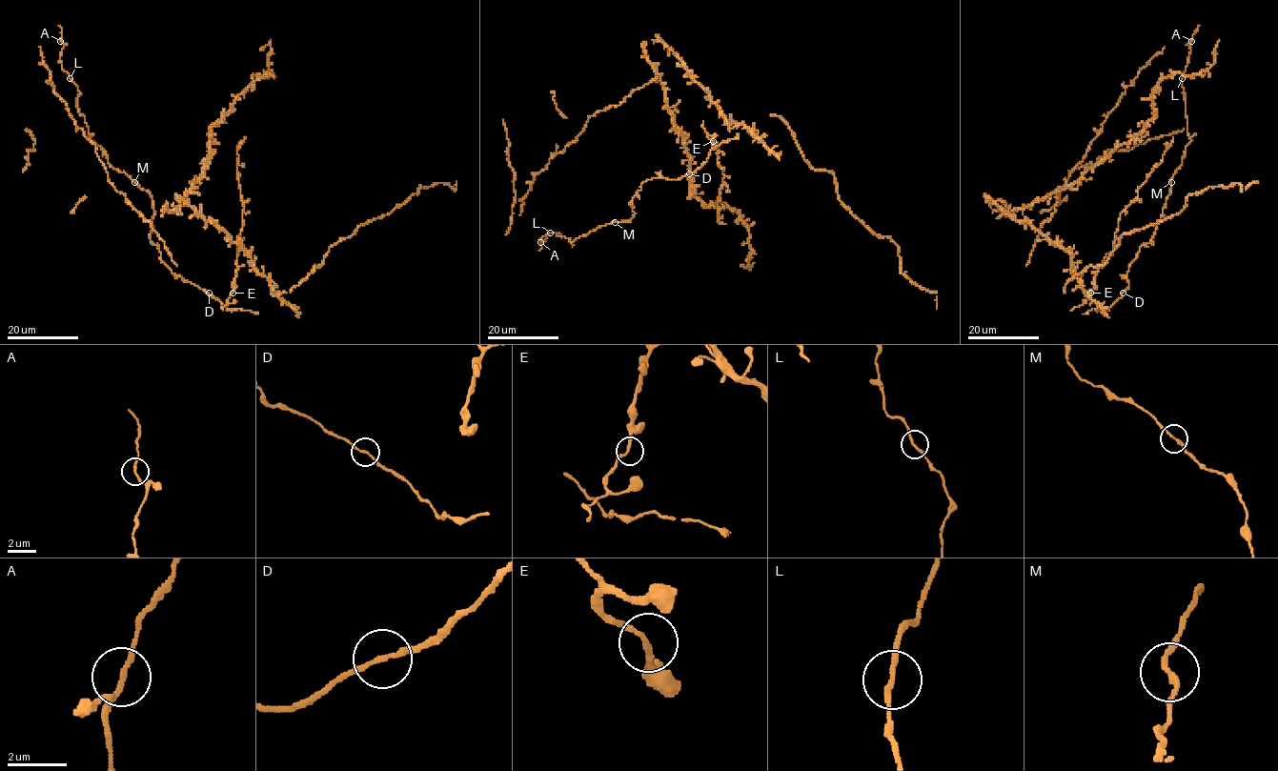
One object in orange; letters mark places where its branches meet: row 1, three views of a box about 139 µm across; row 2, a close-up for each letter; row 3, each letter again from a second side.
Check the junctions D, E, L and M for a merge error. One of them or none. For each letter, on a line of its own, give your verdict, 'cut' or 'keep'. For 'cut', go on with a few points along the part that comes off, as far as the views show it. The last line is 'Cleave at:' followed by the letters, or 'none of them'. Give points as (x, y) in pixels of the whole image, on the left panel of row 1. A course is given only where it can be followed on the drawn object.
D: keep
E: keep
L: keep
M: keep
Cleave at: none of them

